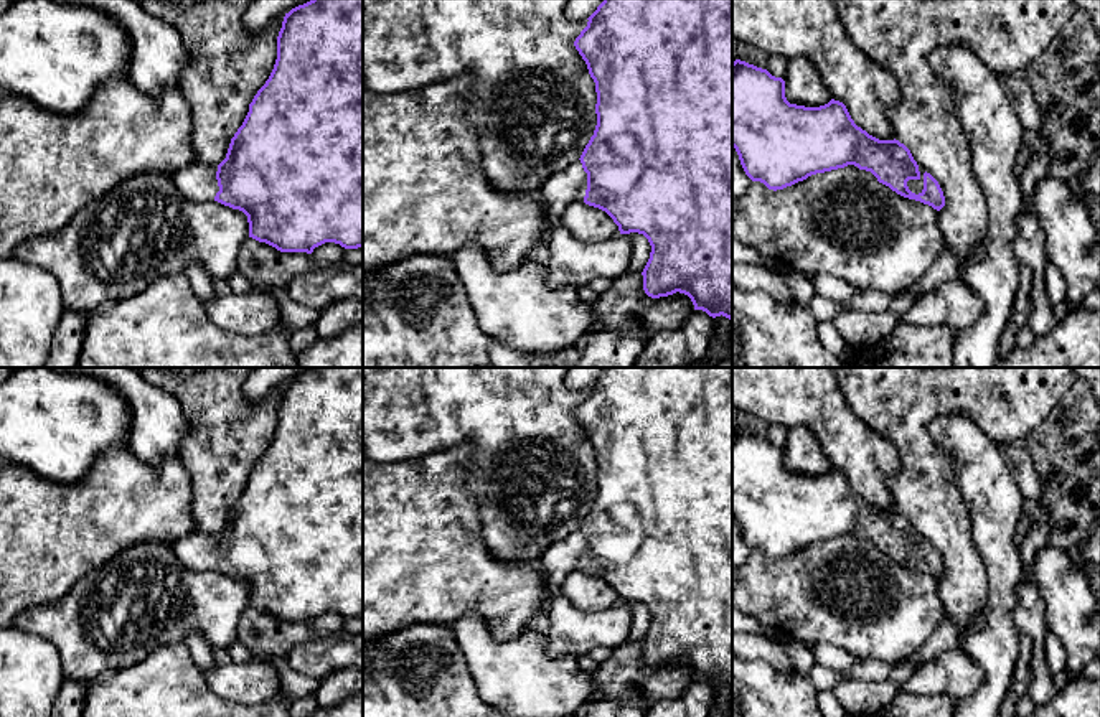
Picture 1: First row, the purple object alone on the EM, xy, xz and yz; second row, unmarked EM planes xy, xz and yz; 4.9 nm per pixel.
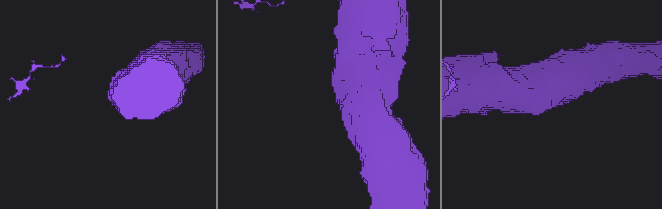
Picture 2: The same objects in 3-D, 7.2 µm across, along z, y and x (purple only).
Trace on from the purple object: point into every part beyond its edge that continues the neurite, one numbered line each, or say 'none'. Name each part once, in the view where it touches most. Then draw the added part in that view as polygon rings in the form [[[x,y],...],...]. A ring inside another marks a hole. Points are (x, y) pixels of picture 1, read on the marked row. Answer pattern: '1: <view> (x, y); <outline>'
1: yz (916, 187); [[[919,166],[919,171],[920,171],[920,178],[919,180],[909,180],[907,181],[909,190],[912,193],[915,193],[915,194],[922,193],[922,190],[924,190],[924,173],[925,171],[920,166]]]

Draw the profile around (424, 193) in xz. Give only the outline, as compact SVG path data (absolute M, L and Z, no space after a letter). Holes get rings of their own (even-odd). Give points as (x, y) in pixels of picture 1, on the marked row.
M470 73L419 89L378 94L363 82L363 275L409 255L450 257L467 244L482 247L495 269L519 265L546 232L548 223L538 193L500 193L480 165L480 137L467 120Z

